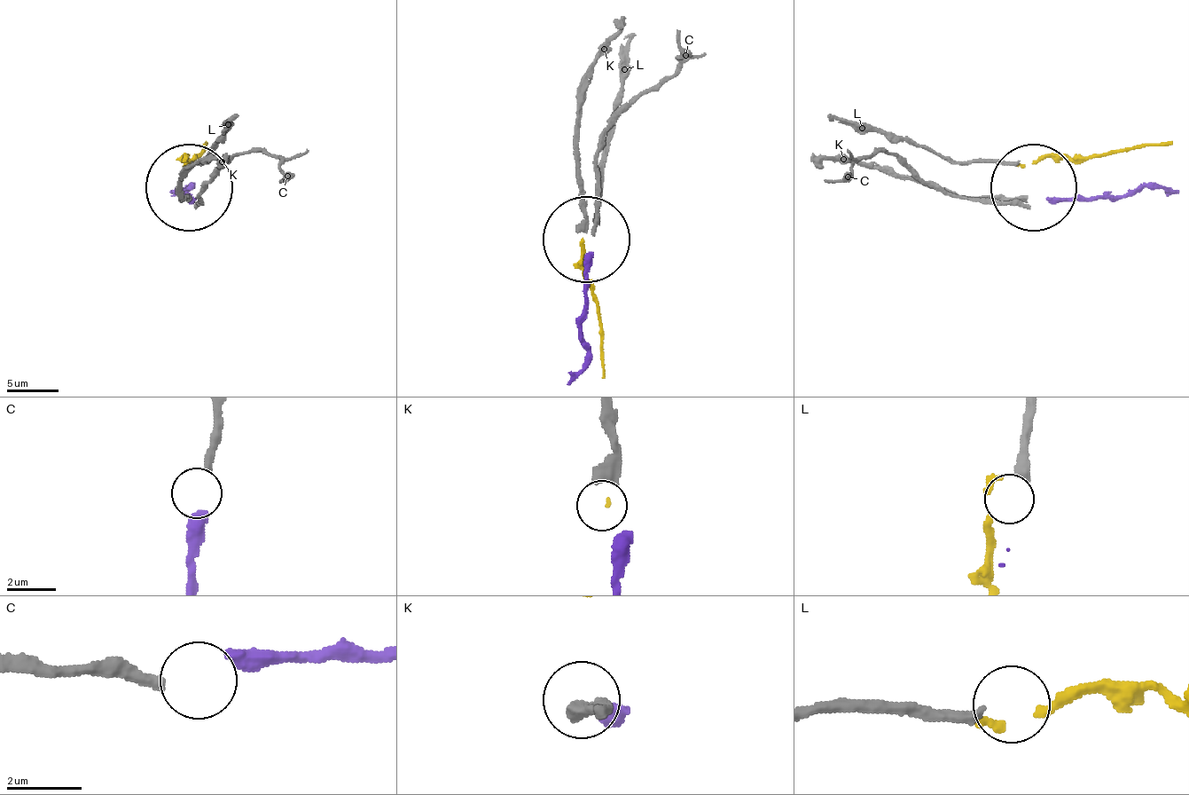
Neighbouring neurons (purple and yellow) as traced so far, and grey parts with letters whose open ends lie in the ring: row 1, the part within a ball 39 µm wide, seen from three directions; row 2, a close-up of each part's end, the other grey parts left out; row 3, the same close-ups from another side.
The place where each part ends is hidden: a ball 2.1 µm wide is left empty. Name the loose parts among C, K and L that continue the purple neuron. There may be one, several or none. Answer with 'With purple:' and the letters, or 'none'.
With purple: none

